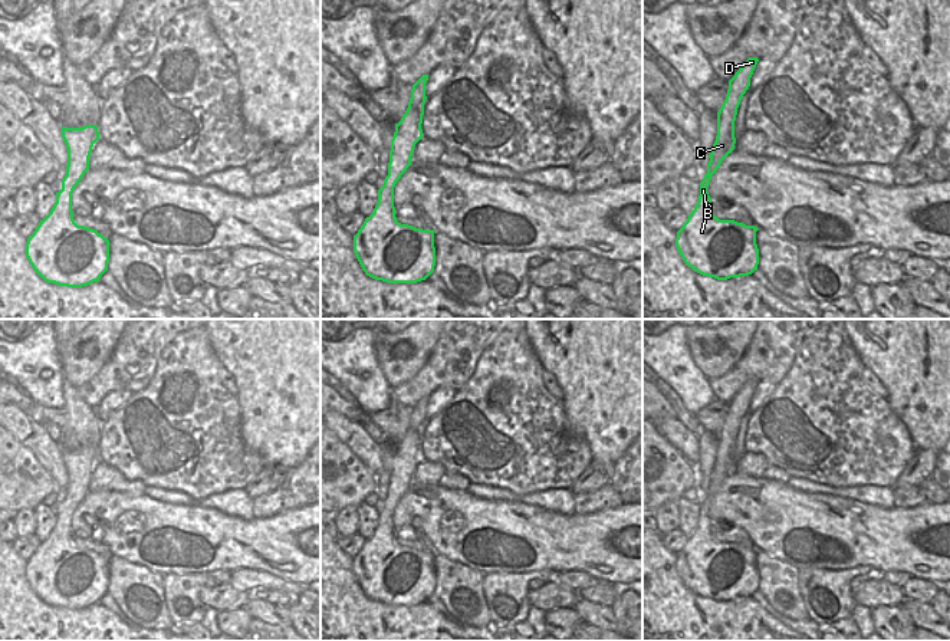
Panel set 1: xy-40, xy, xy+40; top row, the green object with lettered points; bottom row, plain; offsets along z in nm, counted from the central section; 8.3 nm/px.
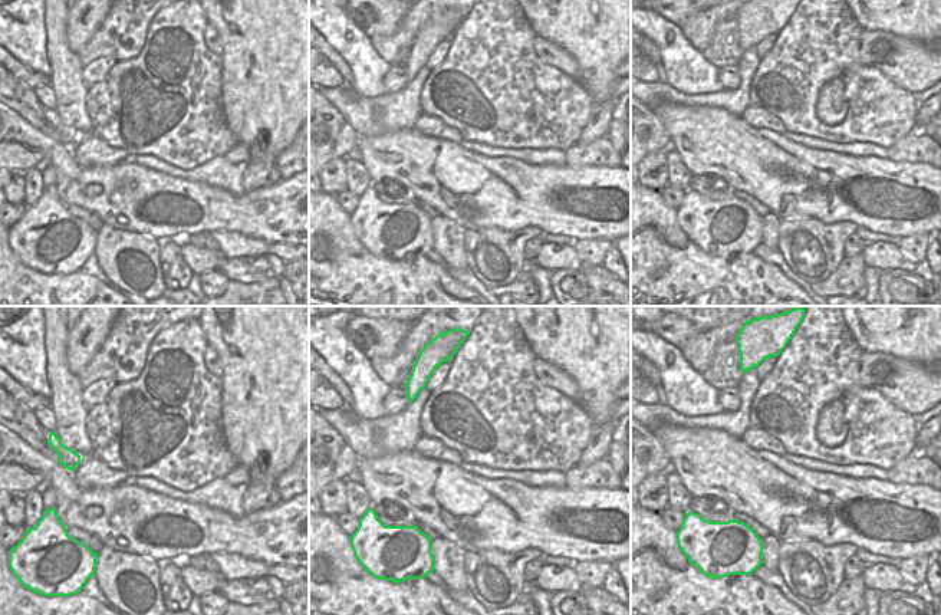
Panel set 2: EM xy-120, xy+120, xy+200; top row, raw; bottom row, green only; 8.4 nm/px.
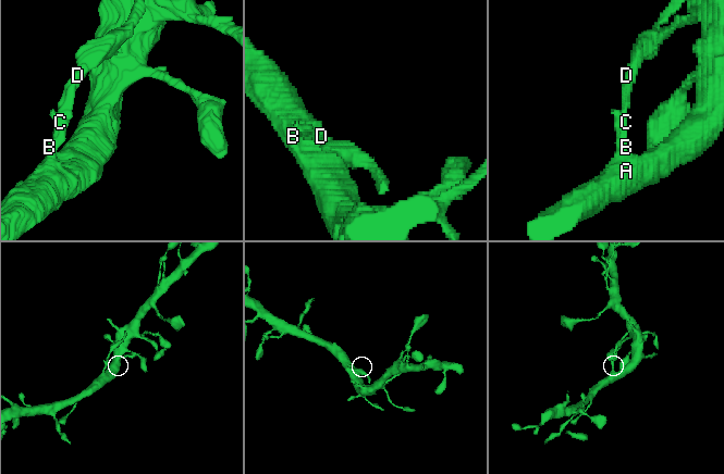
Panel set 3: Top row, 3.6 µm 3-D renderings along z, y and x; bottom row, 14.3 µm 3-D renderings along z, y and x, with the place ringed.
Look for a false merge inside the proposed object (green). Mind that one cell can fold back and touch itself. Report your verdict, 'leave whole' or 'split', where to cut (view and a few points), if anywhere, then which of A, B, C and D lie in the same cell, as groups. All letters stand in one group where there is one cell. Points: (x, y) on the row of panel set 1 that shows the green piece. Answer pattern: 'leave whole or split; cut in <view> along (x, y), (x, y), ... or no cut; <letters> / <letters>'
split; cut in xy along (410, 101), (421, 115); A B C / D

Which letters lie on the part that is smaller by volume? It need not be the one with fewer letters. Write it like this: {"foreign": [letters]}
{"foreign": ["D"]}

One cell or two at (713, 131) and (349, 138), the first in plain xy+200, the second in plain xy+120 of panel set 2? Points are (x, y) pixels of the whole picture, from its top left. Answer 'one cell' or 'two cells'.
two cells

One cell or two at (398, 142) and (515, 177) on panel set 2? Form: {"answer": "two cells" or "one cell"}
{"answer": "one cell"}

